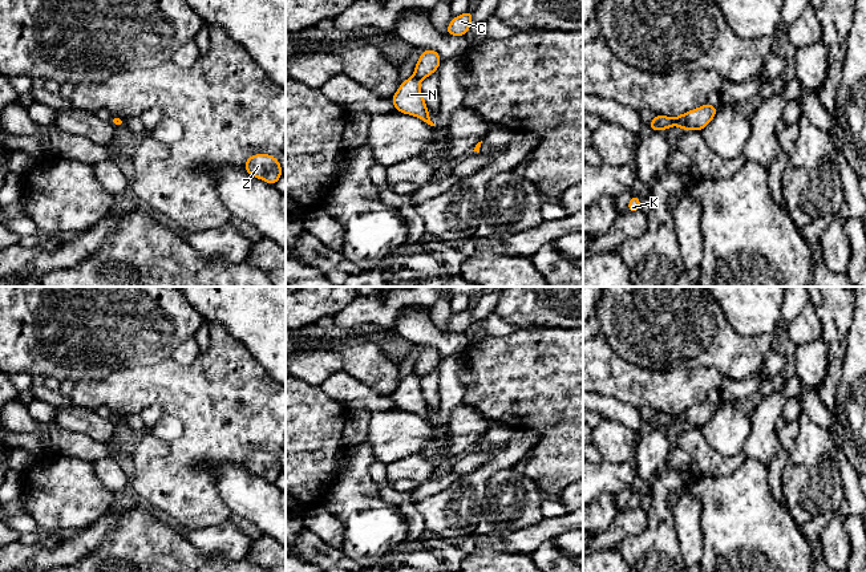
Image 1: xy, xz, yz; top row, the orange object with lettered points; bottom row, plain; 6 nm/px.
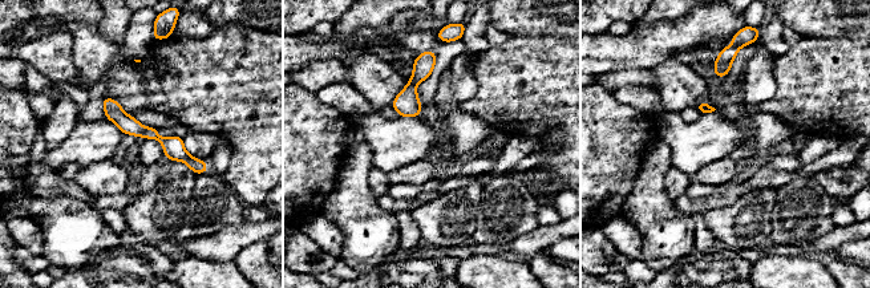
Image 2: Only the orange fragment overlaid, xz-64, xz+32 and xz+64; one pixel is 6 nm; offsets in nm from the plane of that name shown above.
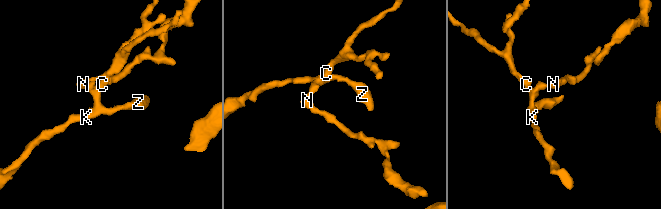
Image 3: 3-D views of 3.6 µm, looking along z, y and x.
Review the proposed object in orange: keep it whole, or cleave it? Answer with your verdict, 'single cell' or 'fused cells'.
fused cells

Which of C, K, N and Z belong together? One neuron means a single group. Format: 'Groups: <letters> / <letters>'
Groups: C K Z / N

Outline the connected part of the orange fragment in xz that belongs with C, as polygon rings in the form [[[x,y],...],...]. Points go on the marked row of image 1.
[[[468,9],[464,15],[453,17],[446,28],[448,36],[465,36],[470,29],[473,11]]]

